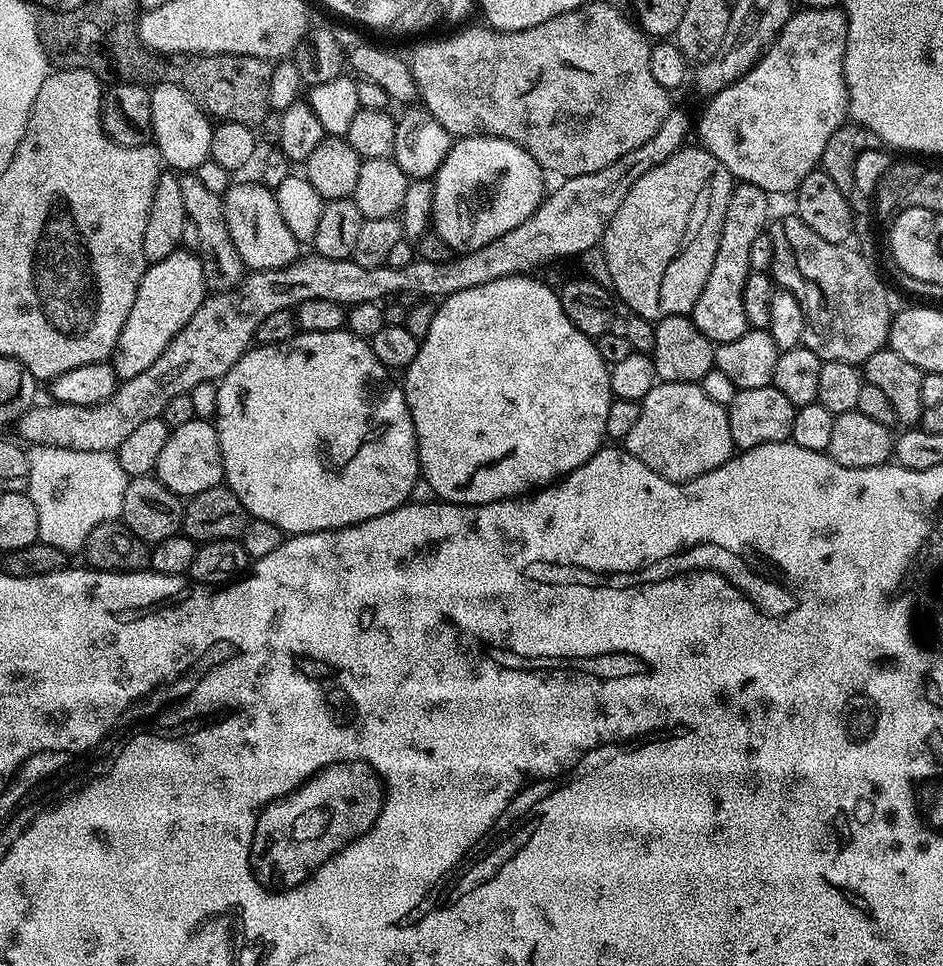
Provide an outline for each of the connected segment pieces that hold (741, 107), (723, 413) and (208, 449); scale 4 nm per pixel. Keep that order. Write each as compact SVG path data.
M839 7L793 11L786 26L782 26L760 59L733 84L711 93L709 100L712 101L708 108L701 110L694 132L700 135L699 143L706 146L739 183L753 184L769 194L792 194L806 174L817 171L830 134L843 126L850 116L844 78L847 25L848 19Z
M658 382L646 394L644 400L639 401L640 413L634 430L622 442L623 447L634 458L638 458L650 470L654 470L667 480L693 480L710 470L718 470L718 466L725 464L734 455L734 445L730 438L730 422L728 421L727 407L706 398L699 383L694 384L666 384Z
M194 419L171 429L166 438L166 446L162 446L158 454L154 475L162 482L162 486L181 498L202 494L202 490L221 487L224 467L215 423L211 419Z

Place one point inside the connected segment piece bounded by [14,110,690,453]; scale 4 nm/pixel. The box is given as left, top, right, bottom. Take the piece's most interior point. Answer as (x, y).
(572, 219)

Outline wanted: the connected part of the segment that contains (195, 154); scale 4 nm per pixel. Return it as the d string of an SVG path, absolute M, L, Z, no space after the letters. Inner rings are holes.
M161 82L150 91L151 139L160 151L161 161L173 173L192 174L198 166L202 166L202 162L210 159L210 138L214 124L185 88L176 82L168 83Z

